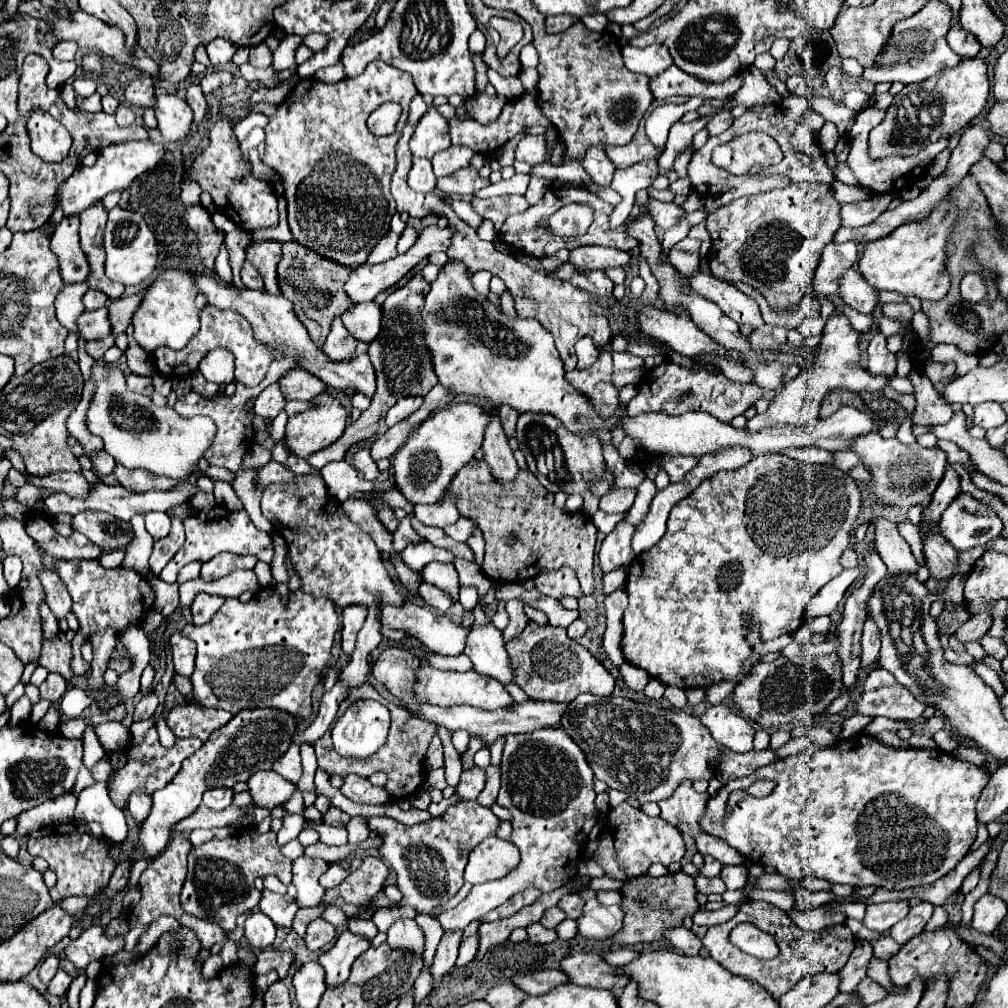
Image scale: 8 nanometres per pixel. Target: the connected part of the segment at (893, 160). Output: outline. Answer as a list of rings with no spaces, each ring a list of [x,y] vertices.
[[[865,107],[863,111],[857,113],[855,125],[847,131],[847,143],[849,143],[849,167],[857,179],[857,183],[869,191],[875,193],[889,193],[889,191],[899,191],[903,189],[909,181],[919,179],[919,175],[927,169],[927,165],[931,165],[931,161],[935,159],[937,153],[941,153],[947,145],[949,145],[949,137],[941,137],[937,143],[931,143],[925,147],[925,153],[917,153],[917,155],[909,155],[909,157],[901,157],[901,155],[891,155],[885,159],[871,159],[869,157],[869,145],[867,145],[867,135],[869,131],[879,125],[885,119],[885,109],[875,109],[875,107]]]

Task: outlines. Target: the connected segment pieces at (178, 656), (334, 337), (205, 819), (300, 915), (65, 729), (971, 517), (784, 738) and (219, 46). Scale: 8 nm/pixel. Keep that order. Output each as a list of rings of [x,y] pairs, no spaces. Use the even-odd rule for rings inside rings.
[[[173,633],[169,637],[169,651],[173,655],[175,671],[183,677],[189,677],[195,665],[195,643],[181,633]]]
[[[335,319],[335,325],[331,327],[327,343],[321,347],[321,351],[329,359],[351,359],[355,353],[355,347],[357,347],[355,339],[351,339],[351,335],[347,335],[347,329],[343,327],[343,323],[339,323],[339,319]]]
[[[199,805],[197,811],[189,817],[185,817],[183,821],[175,823],[173,831],[193,831],[193,829],[213,829],[213,827],[227,827],[231,823],[235,823],[237,819],[241,819],[245,815],[245,809],[247,807],[237,807],[237,805],[231,805],[227,807],[227,811],[211,811],[209,807],[205,805]]]
[[[316,906],[311,908],[300,908],[294,918],[292,929],[304,940],[307,925],[318,918],[327,906]]]
[[[81,718],[71,719],[67,723],[62,723],[59,726],[59,733],[67,738],[78,738],[81,739],[83,732],[88,725],[85,724],[84,720]]]
[[[961,491],[943,511],[939,531],[957,551],[967,551],[995,539],[1003,523],[989,505]]]
[[[779,729],[779,731],[775,731],[773,735],[771,735],[771,743],[769,743],[769,749],[779,749],[779,747],[783,747],[787,741],[791,739],[791,735],[789,735],[789,731],[783,731],[783,729]]]
[[[213,39],[211,41],[211,63],[215,67],[225,65],[231,61],[235,51],[237,51],[237,47],[233,43],[227,43],[225,39]]]

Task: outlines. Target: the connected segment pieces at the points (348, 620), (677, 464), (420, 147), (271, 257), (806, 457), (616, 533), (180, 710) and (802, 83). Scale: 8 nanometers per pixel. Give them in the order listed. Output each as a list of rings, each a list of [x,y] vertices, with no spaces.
[[[351,605],[343,609],[343,631],[341,631],[341,647],[345,653],[351,653],[355,649],[355,639],[359,633],[359,627],[363,625],[365,619],[365,607],[361,605]]]
[[[673,455],[669,459],[665,459],[663,463],[659,463],[661,469],[665,469],[665,473],[669,475],[671,481],[679,481],[683,477],[683,473],[691,471],[691,467],[695,467],[699,459],[695,457],[687,457],[687,455]]]
[[[429,107],[429,111],[417,123],[417,129],[409,145],[413,157],[423,157],[423,159],[431,159],[437,151],[447,149],[451,145],[447,119],[441,117],[433,107]]]
[[[253,243],[247,247],[247,261],[257,267],[265,291],[271,295],[279,295],[279,285],[277,285],[277,265],[281,261],[281,245],[279,243]]]
[[[817,447],[789,448],[782,450],[780,453],[804,463],[831,465],[833,462],[832,453]]]
[[[621,521],[605,537],[601,551],[599,551],[599,567],[601,567],[603,575],[633,561],[633,555],[631,555],[631,531],[633,529],[635,529],[633,525]]]
[[[175,705],[167,715],[167,725],[177,737],[197,737],[207,741],[209,735],[229,723],[233,715],[223,709],[205,709],[195,705]]]
[[[791,75],[787,81],[785,81],[789,93],[797,93],[797,95],[803,95],[803,97],[811,97],[809,93],[809,87],[807,87],[807,81],[803,75]]]

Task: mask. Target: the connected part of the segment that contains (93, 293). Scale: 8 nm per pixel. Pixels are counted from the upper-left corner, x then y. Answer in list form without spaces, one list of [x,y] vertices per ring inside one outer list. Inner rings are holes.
[[[89,289],[83,297],[83,303],[85,303],[85,309],[91,311],[91,309],[97,309],[97,307],[105,307],[107,305],[107,295],[103,291],[97,291],[97,289]]]

